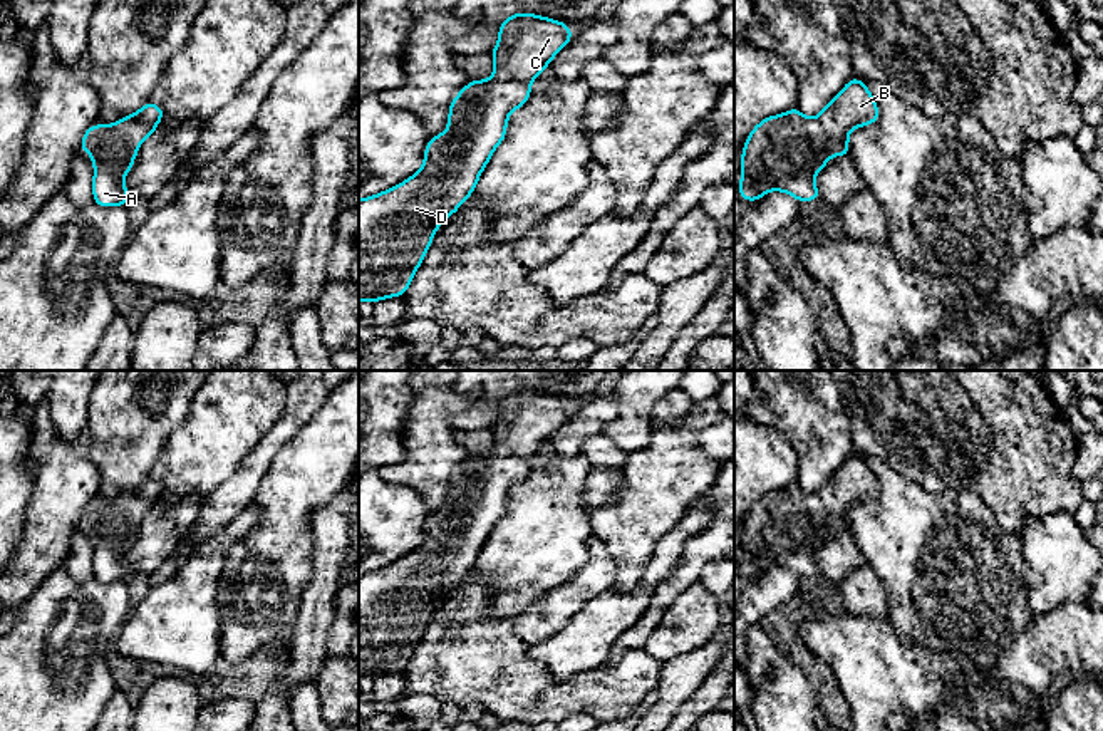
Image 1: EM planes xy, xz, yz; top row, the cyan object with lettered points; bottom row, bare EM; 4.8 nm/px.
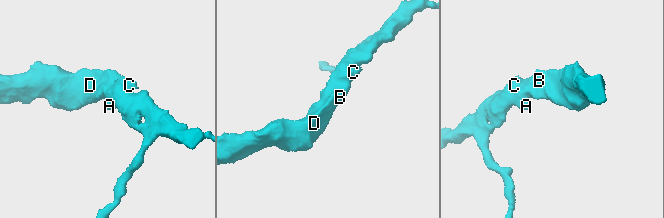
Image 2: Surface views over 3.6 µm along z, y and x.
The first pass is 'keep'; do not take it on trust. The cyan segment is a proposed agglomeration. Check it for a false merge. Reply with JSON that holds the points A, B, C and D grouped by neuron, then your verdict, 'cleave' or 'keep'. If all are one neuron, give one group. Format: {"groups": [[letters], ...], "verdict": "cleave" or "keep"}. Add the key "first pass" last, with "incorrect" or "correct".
{"groups": [["A", "B", "C", "D"]], "verdict": "keep", "first pass": "correct"}

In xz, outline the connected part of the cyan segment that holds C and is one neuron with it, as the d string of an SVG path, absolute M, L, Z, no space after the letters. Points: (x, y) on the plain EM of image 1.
M515 389L500 399L491 434L495 448L488 456L471 456L453 474L448 506L432 511L422 543L392 565L359 575L359 677L402 672L421 642L441 599L473 570L479 550L506 511L508 493L530 473L531 456L572 416L565 397L533 389Z

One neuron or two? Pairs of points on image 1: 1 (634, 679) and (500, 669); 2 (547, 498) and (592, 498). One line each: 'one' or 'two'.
1: one
2: two

